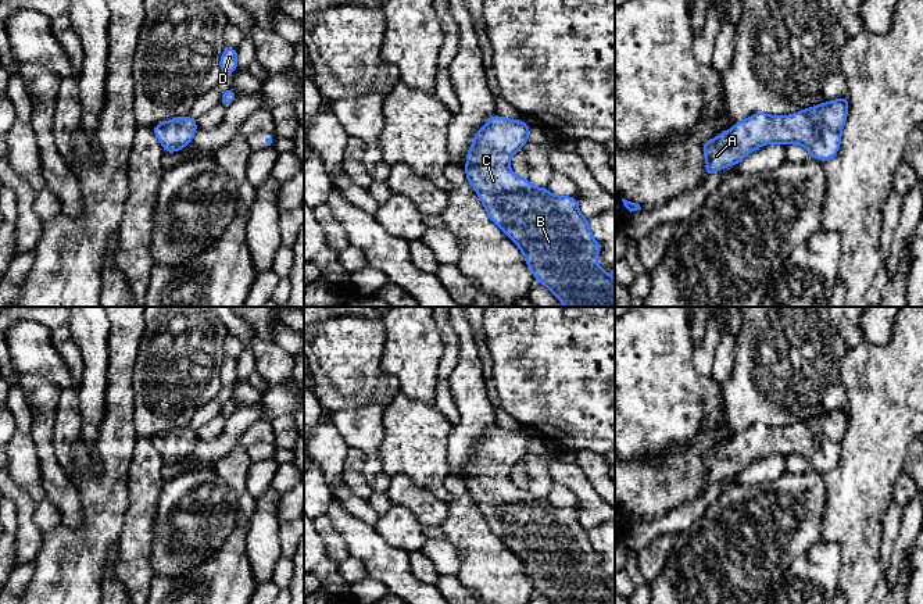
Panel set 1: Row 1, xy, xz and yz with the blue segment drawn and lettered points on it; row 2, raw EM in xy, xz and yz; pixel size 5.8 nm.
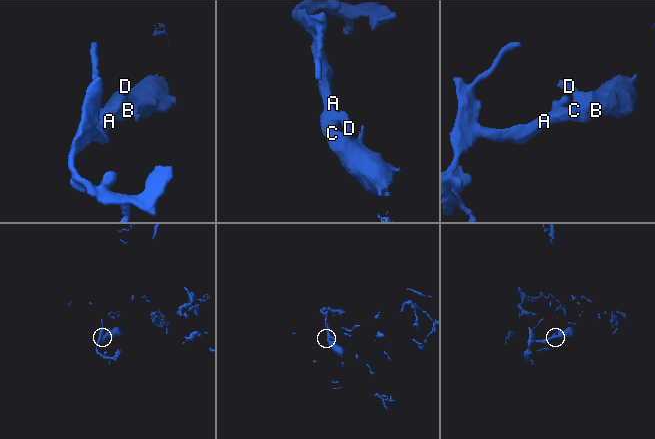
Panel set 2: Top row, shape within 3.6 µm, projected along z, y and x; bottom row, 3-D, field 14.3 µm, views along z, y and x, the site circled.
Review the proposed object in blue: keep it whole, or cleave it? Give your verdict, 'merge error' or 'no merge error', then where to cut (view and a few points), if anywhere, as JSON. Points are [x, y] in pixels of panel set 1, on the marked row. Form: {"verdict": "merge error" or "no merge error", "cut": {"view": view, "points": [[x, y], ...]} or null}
{"verdict": "no merge error", "cut": null}

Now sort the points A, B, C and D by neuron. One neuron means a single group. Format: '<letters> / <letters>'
A B C D

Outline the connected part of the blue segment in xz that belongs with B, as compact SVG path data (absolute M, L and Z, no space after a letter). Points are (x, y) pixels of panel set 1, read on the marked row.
M497 114L475 133L466 153L465 175L477 193L489 218L520 249L534 280L543 283L565 307L615 307L615 278L598 264L600 243L594 239L590 221L579 211L576 197L555 196L547 187L534 187L508 167L512 156L529 139L532 128L519 119L507 119Z

